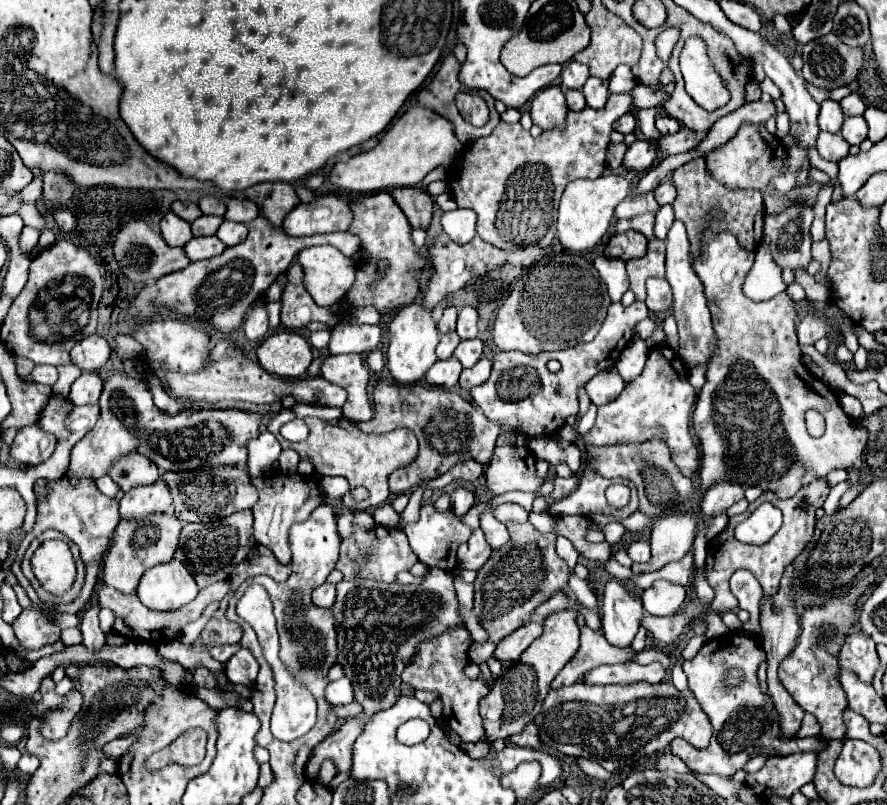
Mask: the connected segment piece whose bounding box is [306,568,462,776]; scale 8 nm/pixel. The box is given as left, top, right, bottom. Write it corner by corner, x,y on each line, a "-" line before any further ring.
432,568
430,574
424,578
422,584
386,584
386,582
376,582
376,580
342,580
336,584
336,602
332,606
334,618
336,618
336,634
338,634
338,664
344,668
344,676
352,680
354,688
354,700
362,706
360,718
356,716
354,720
346,720
342,728
336,734
330,734
326,740
322,740
314,750
312,756
306,764
306,774
314,776
320,770
320,764
326,758
332,758
336,768
342,772
352,770
352,746
356,742
356,736
364,730
364,724
374,716
374,712
388,710
390,706
396,704
400,698
400,674
404,666
412,660
418,644
422,640
428,640
446,628
454,624
462,624
462,618
458,614
458,600
454,600
454,576
450,572

